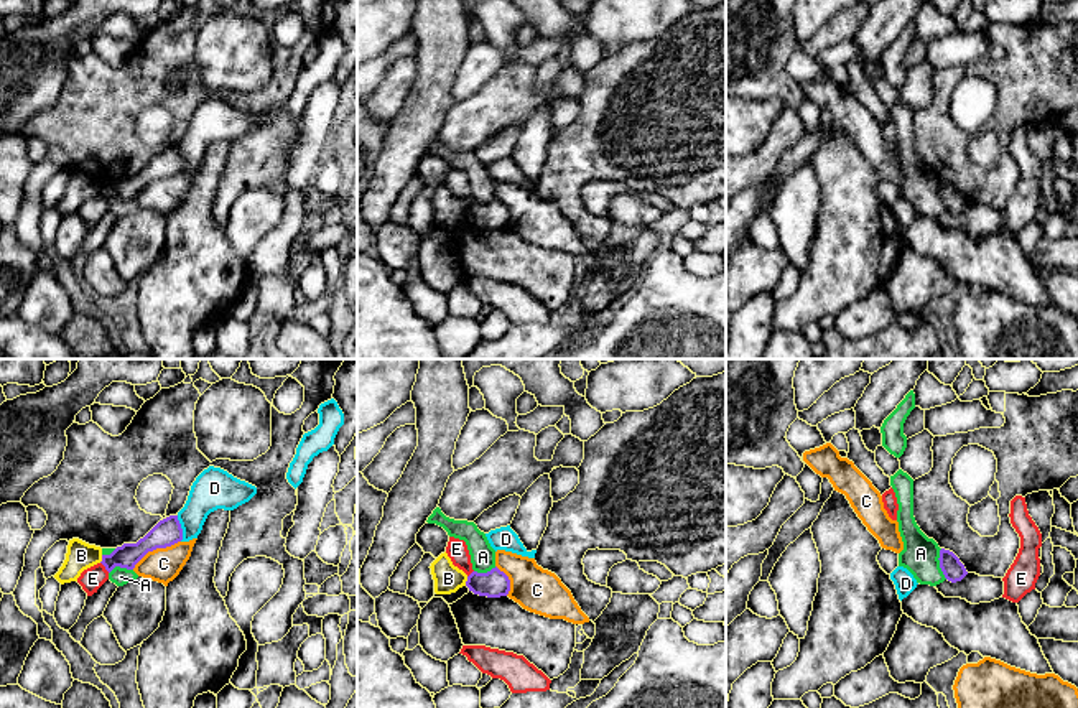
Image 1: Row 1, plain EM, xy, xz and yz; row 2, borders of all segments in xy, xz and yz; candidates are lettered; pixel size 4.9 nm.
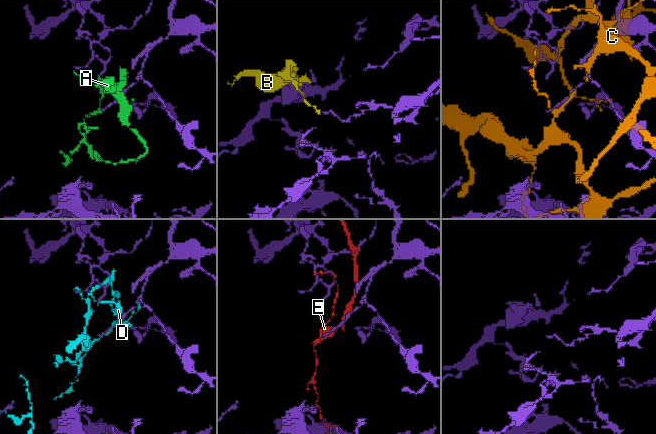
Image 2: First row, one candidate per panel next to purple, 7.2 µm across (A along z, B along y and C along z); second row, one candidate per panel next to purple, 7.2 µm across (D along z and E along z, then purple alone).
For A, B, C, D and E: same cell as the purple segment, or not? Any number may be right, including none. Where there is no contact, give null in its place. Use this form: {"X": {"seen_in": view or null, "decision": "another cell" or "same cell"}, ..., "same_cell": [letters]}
{"A": {"seen_in": "yz", "decision": "another cell"}, "B": {"seen_in": "xz", "decision": "another cell"}, "C": {"seen_in": "xy", "decision": "another cell"}, "D": {"seen_in": "xy", "decision": "another cell"}, "E": {"seen_in": "xy", "decision": "another cell"}, "same_cell": []}

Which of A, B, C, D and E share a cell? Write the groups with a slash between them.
A / B / C / D / E

